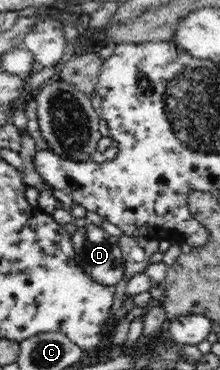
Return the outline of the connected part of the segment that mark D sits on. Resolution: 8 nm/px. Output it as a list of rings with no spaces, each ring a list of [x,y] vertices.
[[[79,227],[72,236],[75,261],[100,285],[113,287],[124,279],[126,263],[120,242],[101,227]]]

